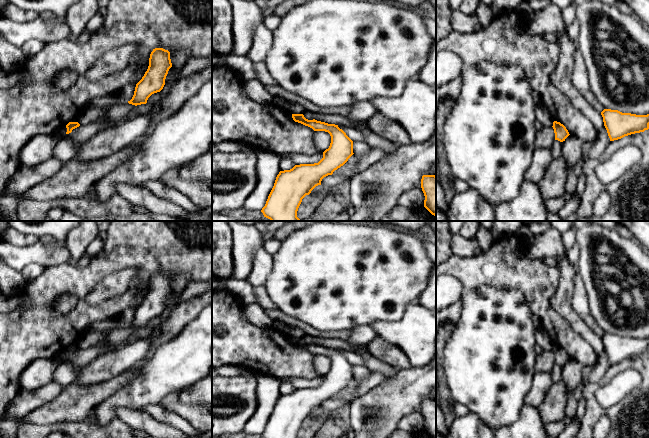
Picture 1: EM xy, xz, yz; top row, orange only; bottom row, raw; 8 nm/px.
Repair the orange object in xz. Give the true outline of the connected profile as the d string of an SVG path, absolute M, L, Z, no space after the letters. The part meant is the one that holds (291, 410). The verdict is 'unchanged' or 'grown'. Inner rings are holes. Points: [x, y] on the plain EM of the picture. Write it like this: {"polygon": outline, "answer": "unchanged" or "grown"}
{"polygon": "M292 338L292 342L314 355L328 356L331 367L318 387L295 389L290 394L279 396L261 434L263 438L297 438L302 423L316 410L321 409L324 401L332 399L354 378L353 365L338 349L315 343L308 344L303 338Z", "answer": "unchanged"}

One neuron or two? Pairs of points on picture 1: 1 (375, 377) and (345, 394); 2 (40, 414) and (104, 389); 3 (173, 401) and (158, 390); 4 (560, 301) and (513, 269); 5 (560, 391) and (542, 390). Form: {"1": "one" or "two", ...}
{"1": "one", "2": "one", "3": "two", "4": "two", "5": "two"}

